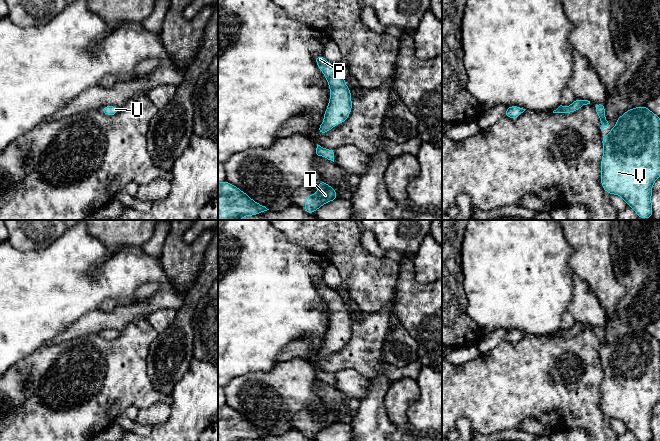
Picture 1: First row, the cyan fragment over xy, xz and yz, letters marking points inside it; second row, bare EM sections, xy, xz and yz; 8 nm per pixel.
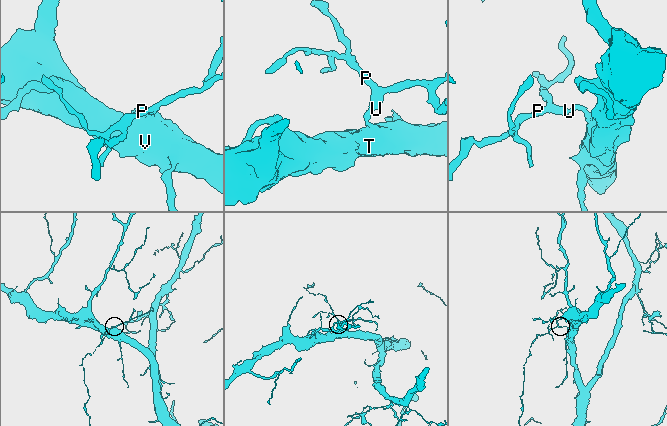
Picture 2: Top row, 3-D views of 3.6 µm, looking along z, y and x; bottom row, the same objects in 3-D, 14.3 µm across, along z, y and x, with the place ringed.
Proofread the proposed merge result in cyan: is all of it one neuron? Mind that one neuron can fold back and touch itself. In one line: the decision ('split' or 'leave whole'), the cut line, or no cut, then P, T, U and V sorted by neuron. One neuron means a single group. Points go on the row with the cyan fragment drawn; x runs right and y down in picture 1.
leave whole | no cut | P T U V

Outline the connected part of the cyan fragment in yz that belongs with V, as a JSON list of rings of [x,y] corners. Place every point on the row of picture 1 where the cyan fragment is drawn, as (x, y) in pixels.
[[[646,106],[635,107],[616,119],[617,125],[609,136],[601,137],[604,154],[601,161],[601,185],[608,194],[621,196],[627,206],[633,208],[638,218],[653,216],[651,195],[652,185],[660,177],[660,118]]]

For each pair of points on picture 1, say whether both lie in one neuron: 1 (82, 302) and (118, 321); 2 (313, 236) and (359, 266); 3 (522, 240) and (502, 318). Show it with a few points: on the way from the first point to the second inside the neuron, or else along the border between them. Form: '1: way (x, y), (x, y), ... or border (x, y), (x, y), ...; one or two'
1: border (98, 309), (84, 313), (76, 321); two
2: way (324, 236), (329, 236), (348, 255); one
3: way (515, 259), (515, 277), (502, 293), (502, 299); one

